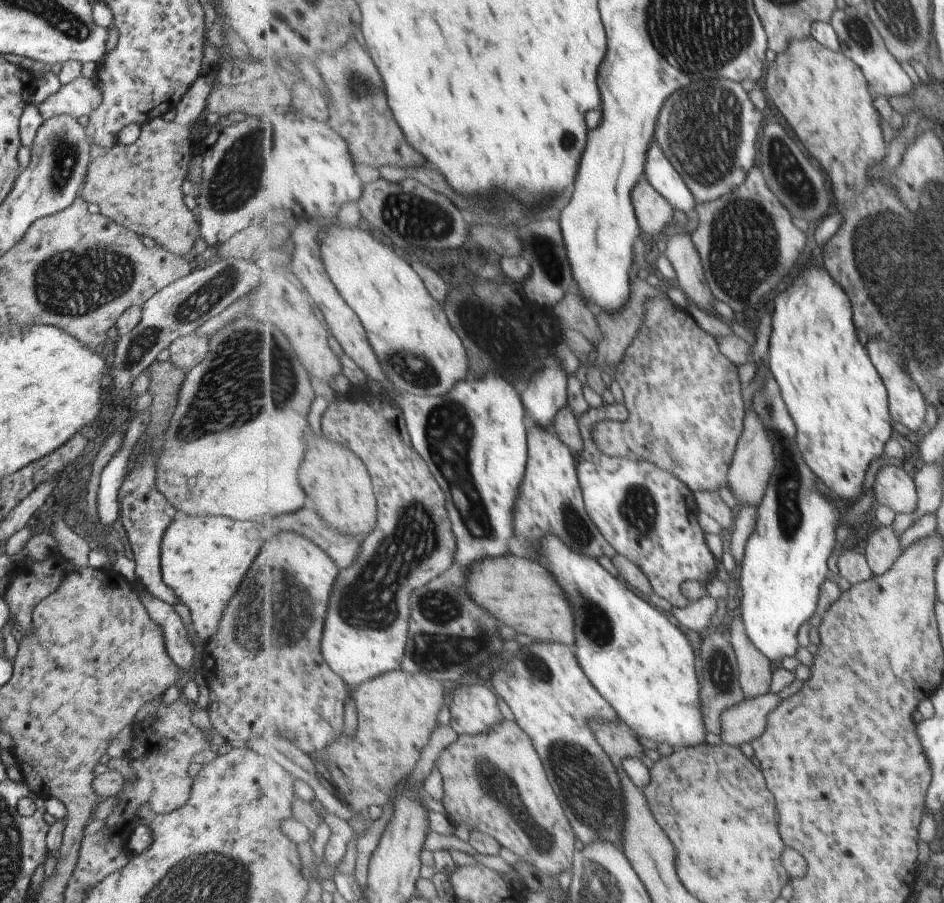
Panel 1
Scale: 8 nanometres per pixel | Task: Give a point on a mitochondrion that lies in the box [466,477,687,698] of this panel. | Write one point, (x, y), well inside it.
(638, 509)

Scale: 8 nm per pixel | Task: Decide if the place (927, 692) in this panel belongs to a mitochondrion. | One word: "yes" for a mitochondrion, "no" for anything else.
no

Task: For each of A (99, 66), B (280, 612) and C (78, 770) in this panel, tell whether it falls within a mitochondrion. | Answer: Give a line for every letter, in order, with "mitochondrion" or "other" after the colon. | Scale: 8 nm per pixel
A: other
B: mitochondrion
C: mitochondrion

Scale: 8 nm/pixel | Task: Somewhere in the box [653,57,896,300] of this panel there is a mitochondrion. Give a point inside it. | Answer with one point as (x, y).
(703, 134)

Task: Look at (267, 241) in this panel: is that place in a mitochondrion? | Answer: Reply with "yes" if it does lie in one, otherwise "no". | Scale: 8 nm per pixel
no

